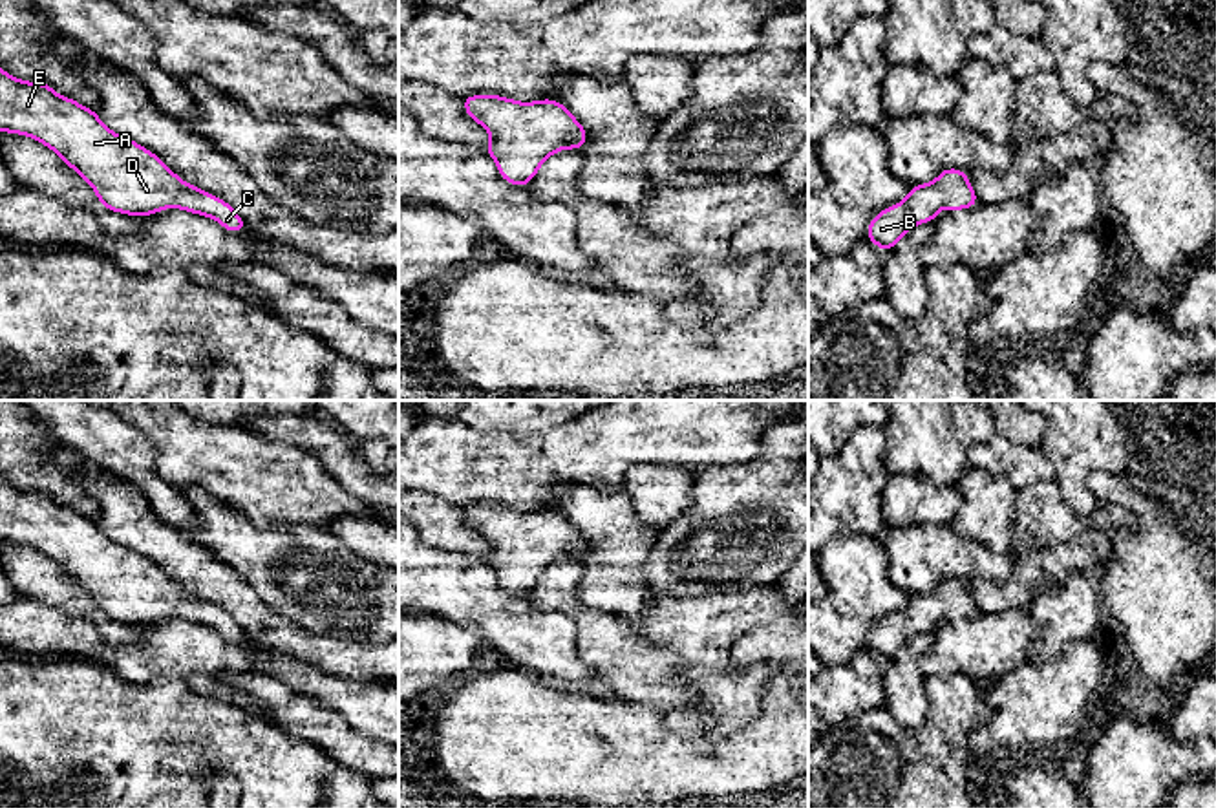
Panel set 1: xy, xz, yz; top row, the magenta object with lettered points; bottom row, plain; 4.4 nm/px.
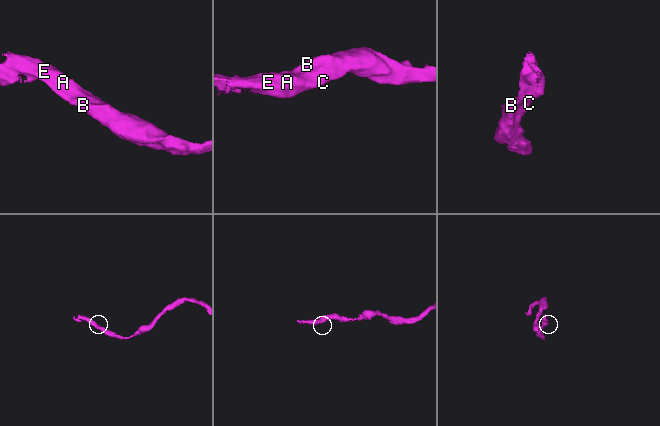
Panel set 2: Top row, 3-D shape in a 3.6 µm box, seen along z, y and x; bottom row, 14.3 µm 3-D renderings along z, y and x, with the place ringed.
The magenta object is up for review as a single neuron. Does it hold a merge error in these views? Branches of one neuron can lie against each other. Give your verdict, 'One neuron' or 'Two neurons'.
One neuron

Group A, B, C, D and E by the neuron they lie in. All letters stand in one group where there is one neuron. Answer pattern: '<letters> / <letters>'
A B C D E

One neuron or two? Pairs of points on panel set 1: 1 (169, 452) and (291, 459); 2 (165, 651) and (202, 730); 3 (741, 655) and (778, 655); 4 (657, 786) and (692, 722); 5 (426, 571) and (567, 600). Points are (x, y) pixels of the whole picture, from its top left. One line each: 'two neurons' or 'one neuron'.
1: one neuron
2: two neurons
3: one neuron
4: two neurons
5: two neurons

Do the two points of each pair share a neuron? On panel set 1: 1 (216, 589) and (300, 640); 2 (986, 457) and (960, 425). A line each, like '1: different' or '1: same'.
1: same
2: different

